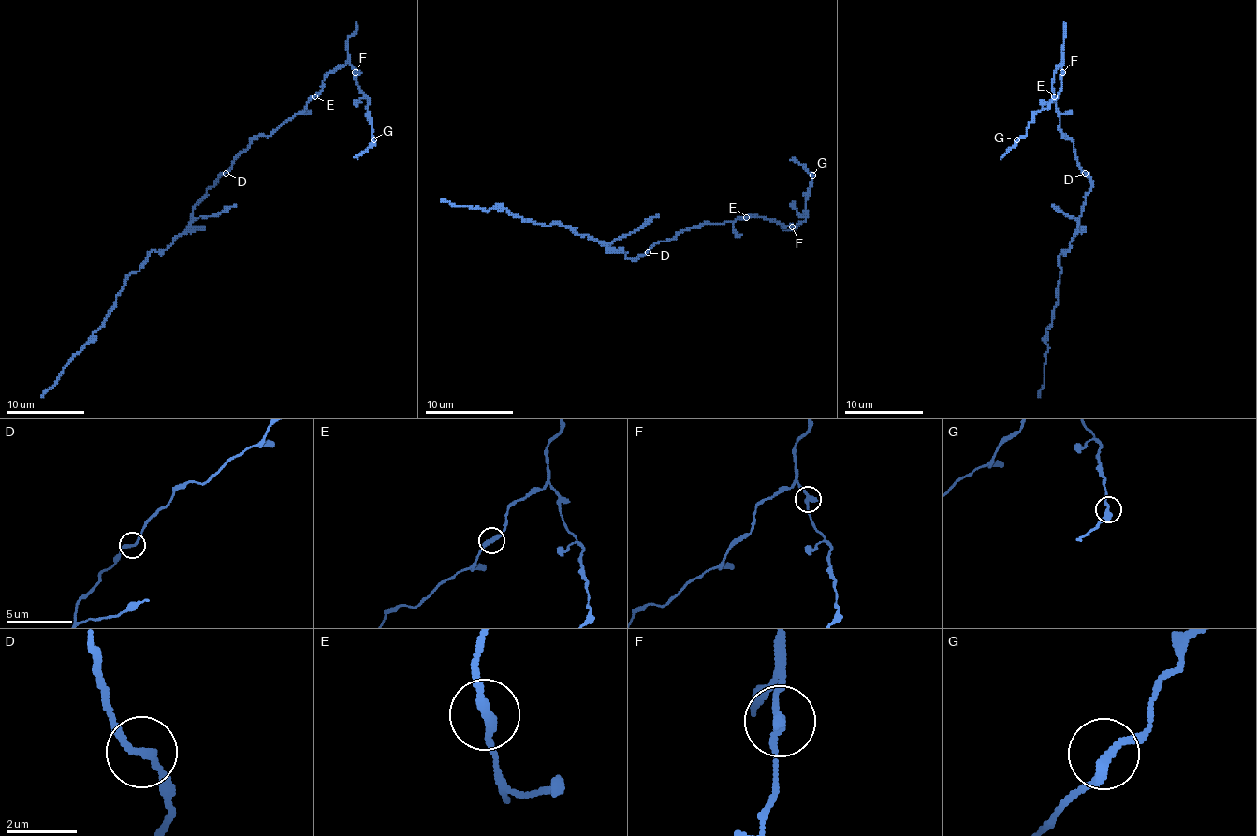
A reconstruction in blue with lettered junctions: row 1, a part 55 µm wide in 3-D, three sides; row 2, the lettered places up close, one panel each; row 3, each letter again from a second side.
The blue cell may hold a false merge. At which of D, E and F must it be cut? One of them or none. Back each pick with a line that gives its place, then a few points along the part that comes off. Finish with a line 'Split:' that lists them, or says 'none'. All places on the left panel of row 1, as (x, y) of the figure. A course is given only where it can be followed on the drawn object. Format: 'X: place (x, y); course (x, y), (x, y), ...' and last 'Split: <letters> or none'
F: place (355, 72); course (356, 73), (358, 88), (368, 98), (373, 138), (363, 152), (354, 157)
Split: F

